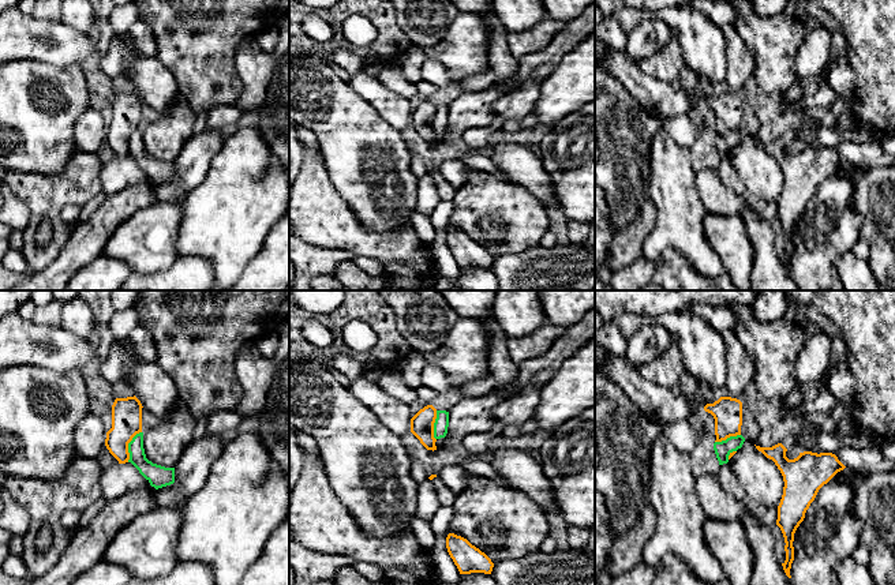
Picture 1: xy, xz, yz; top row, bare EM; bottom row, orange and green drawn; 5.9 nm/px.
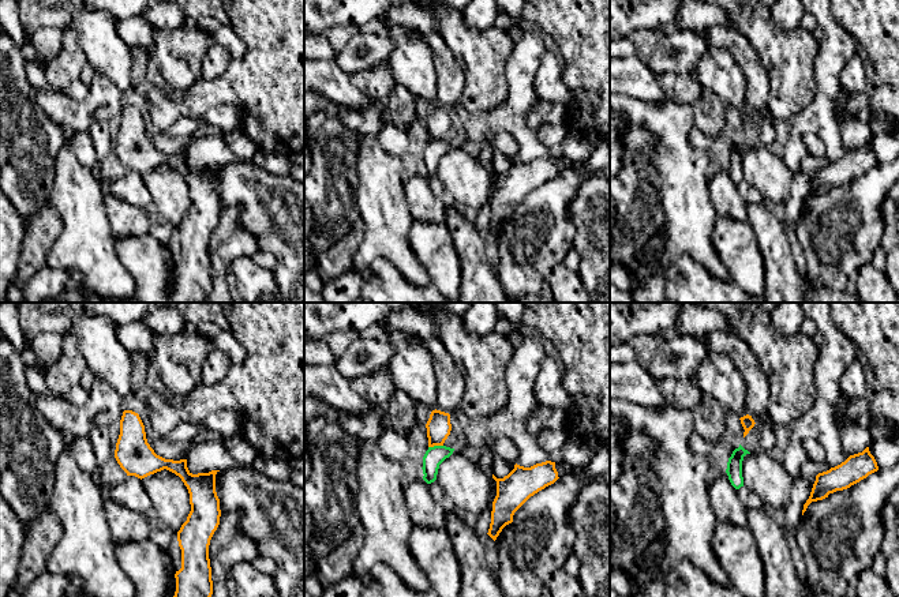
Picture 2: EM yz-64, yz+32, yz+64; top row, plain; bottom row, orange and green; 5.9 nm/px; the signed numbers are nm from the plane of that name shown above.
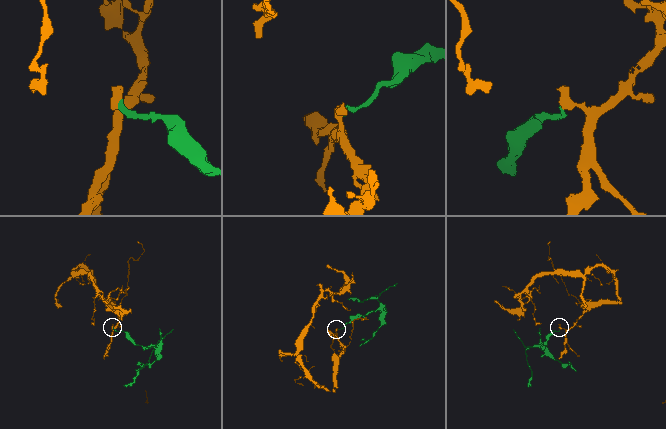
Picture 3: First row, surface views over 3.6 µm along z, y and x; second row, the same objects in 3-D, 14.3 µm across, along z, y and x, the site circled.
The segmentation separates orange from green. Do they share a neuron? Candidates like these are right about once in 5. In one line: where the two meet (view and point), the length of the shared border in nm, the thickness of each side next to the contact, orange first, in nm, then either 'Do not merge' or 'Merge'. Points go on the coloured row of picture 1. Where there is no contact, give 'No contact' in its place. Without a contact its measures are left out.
Touches orange at xy (127, 446). Shared border 200 nm. Thickness 180 nm (orange) against 120 nm. Do not merge

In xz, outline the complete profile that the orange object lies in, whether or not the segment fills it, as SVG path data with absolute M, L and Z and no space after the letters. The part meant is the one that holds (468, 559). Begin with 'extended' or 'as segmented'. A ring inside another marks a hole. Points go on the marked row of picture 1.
as segmented | M449 533L446 537L446 548L460 574L491 574L494 567L491 559L467 539Z

